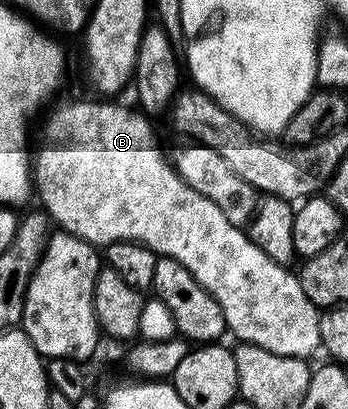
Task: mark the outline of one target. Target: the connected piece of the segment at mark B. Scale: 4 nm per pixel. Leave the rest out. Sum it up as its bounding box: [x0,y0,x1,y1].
[33,101,321,360]

